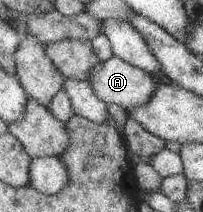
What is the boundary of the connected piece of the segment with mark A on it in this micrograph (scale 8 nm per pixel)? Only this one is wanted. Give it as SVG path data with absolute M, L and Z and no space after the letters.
M116 55L92 69L90 83L100 99L124 110L149 103L159 85L147 71Z

